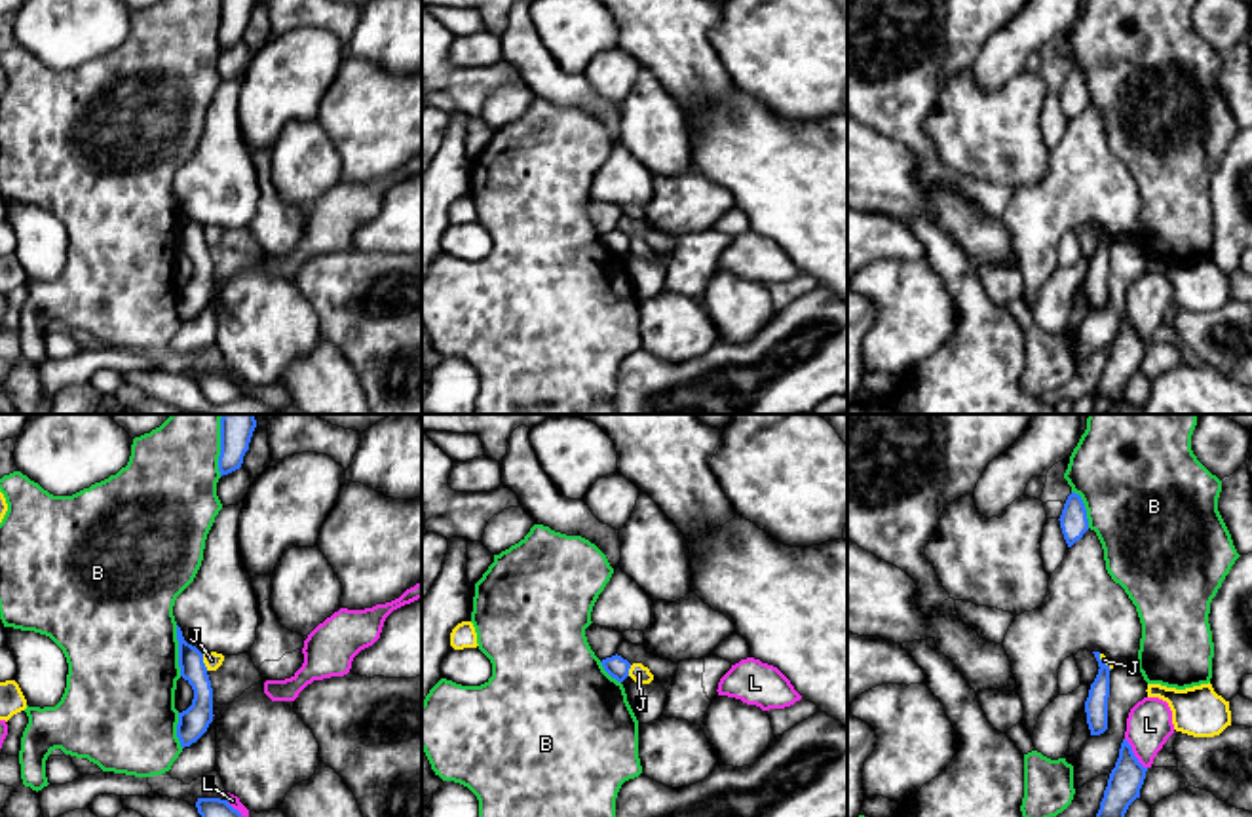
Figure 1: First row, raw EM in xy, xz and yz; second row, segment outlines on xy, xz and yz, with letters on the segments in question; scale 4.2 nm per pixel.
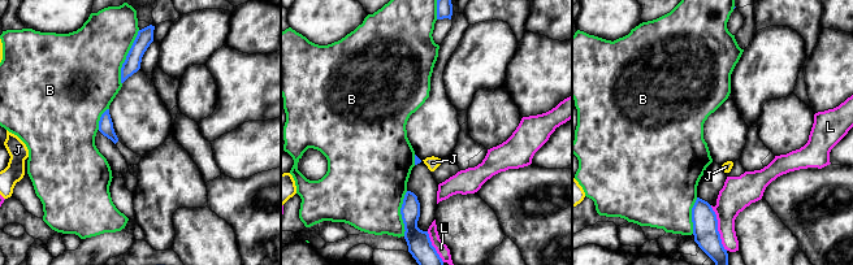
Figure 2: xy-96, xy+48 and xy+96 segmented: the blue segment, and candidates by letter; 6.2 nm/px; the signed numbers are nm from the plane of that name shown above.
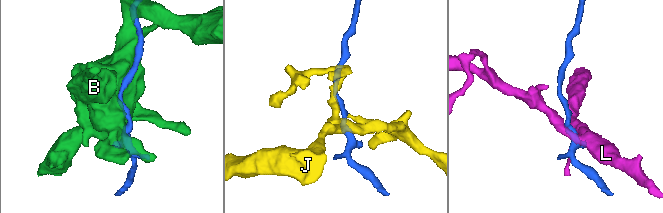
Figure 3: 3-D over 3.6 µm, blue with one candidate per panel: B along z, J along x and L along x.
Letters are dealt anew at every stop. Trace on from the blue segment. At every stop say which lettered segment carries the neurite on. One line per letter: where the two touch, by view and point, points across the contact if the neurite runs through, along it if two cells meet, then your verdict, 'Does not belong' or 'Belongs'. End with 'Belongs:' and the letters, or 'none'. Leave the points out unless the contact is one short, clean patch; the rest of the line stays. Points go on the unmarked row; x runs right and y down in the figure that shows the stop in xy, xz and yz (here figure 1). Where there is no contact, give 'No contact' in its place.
B: Touches blue at xy (221, 25). Does not belong
J: Touches blue at xy (202, 236). Boundary: xy (202, 228), (208, 244). Does not belong
L: Touches blue at yz (1133, 327). Does not belong
Belongs: none

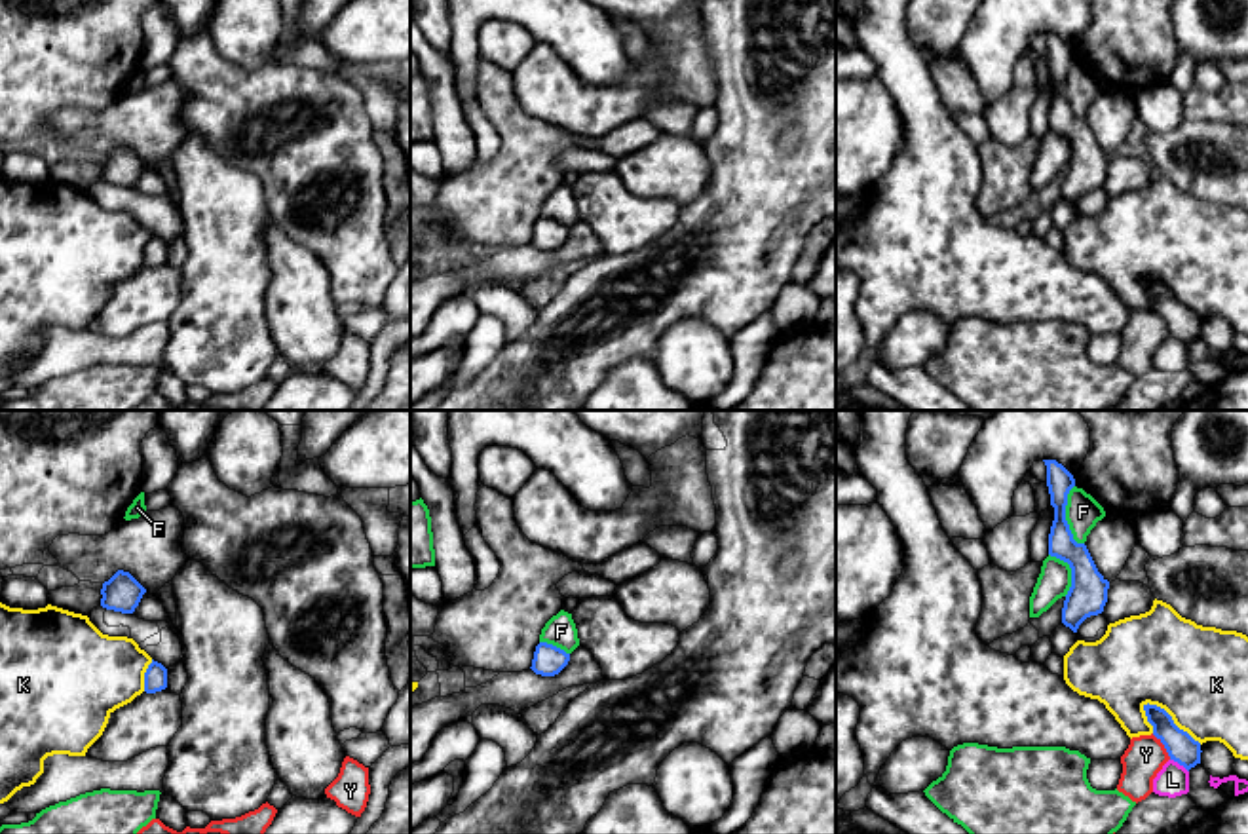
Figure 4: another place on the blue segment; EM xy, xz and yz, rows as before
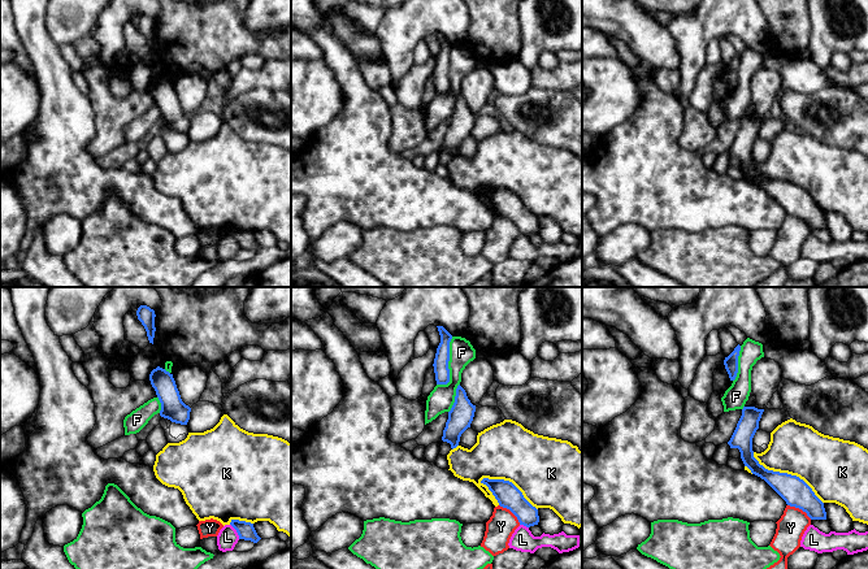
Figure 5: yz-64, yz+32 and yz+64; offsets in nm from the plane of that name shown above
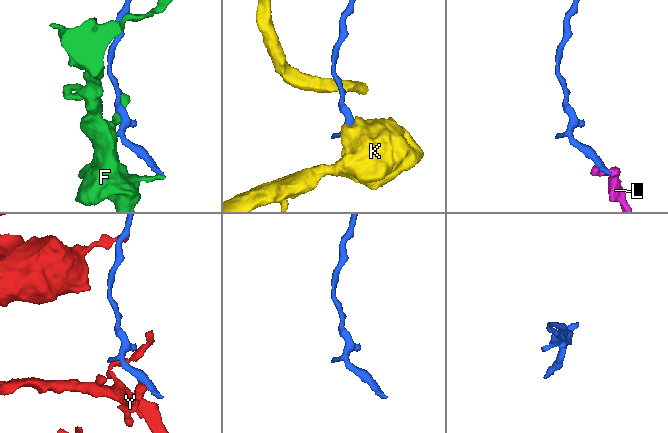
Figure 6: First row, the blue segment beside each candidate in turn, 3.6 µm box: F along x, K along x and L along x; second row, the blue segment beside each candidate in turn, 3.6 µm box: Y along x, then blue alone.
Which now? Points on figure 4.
F: Touches blue at yz (1064, 92). Belongs
K: Touches blue at yz (1171, 293). Does not belong
L: Touches blue at yz (1180, 339). Boundary: yz (1171, 333), (1188, 346). Does not belong
Y: Touches blue at yz (1165, 322). Boundary: yz (1152, 308), (1171, 333). Does not belong
Belongs: F

